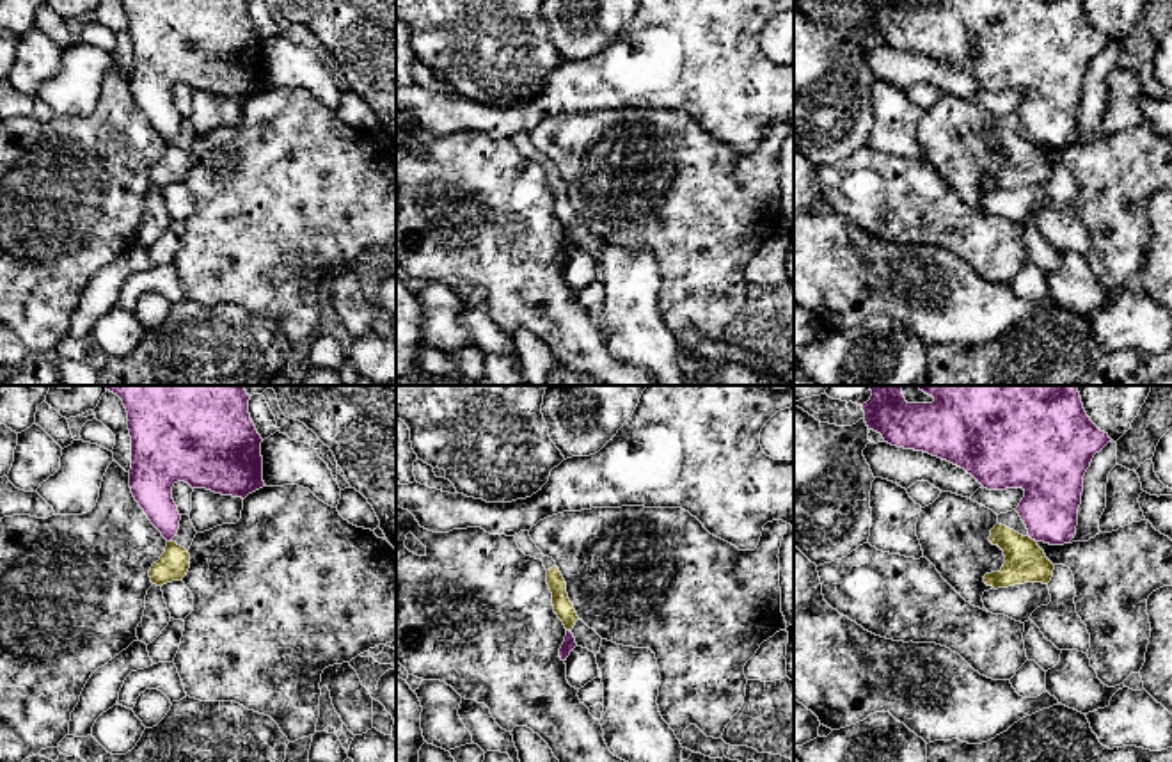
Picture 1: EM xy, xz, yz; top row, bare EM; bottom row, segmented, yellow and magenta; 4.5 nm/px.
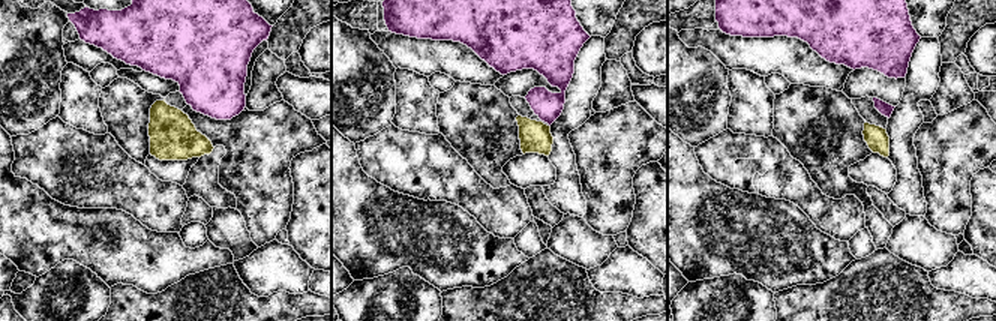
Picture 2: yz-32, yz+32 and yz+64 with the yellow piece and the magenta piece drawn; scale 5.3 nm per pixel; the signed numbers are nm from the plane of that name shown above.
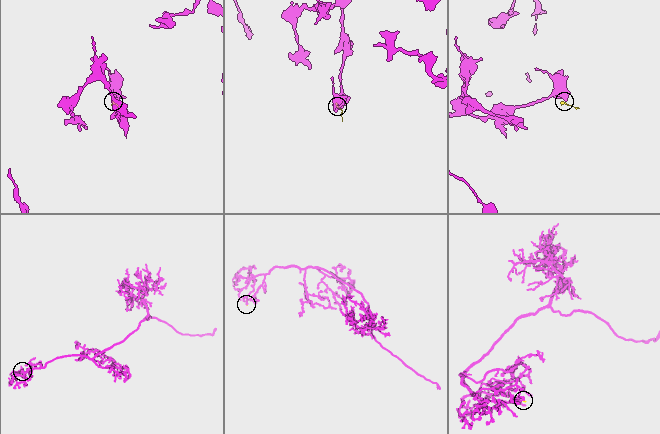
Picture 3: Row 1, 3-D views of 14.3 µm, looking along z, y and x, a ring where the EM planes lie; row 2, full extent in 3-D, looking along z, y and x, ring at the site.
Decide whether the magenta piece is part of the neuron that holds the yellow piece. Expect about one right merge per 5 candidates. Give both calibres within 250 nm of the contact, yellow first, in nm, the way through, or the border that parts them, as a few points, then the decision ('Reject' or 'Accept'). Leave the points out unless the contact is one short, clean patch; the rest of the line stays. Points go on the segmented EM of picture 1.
Thickness 190 nm (yellow) against 260 nm. Boundary: yz (1029, 535), (1036, 542). Reject

